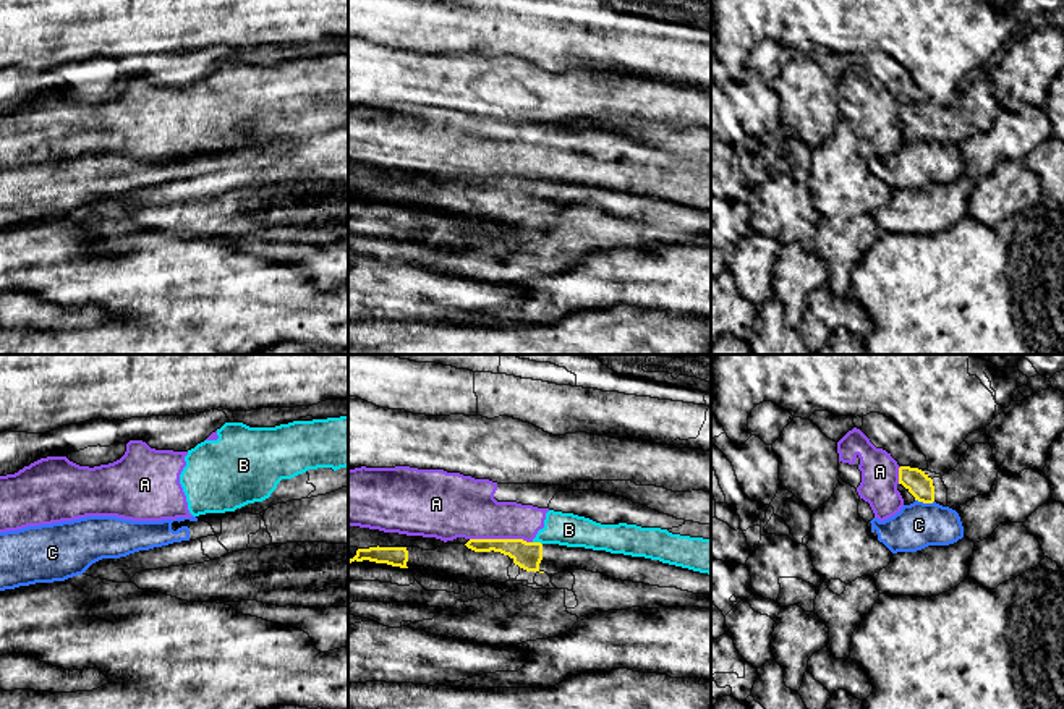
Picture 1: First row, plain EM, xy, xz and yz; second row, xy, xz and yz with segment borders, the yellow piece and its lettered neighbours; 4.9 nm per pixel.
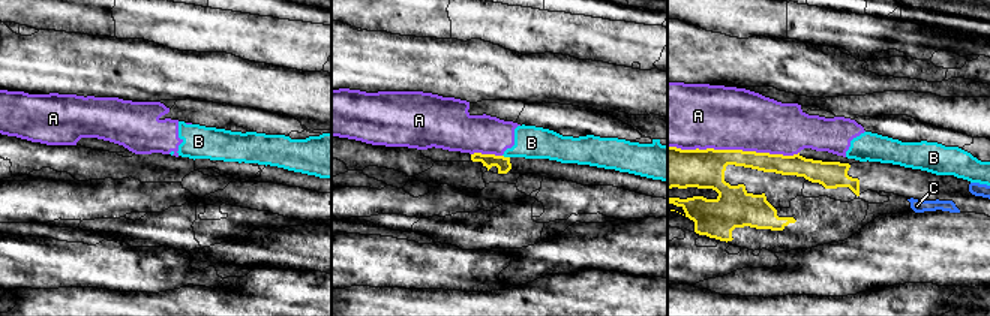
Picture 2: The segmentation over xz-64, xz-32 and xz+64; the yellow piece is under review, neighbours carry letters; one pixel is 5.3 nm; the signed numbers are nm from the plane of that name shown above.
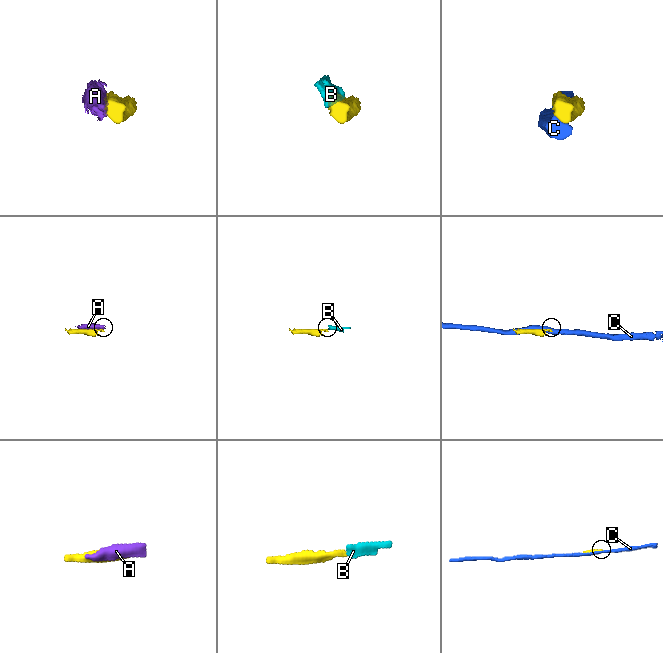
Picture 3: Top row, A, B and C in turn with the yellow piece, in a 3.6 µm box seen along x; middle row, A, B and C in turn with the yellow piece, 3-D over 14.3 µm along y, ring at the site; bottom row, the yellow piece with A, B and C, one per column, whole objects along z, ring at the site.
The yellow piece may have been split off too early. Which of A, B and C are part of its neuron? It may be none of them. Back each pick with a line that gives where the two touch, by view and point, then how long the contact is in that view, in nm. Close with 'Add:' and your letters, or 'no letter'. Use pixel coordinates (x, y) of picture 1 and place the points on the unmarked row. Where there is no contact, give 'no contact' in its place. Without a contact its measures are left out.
Add: no letter

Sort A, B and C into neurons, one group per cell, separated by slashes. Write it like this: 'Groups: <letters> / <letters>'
Groups: A B / C

